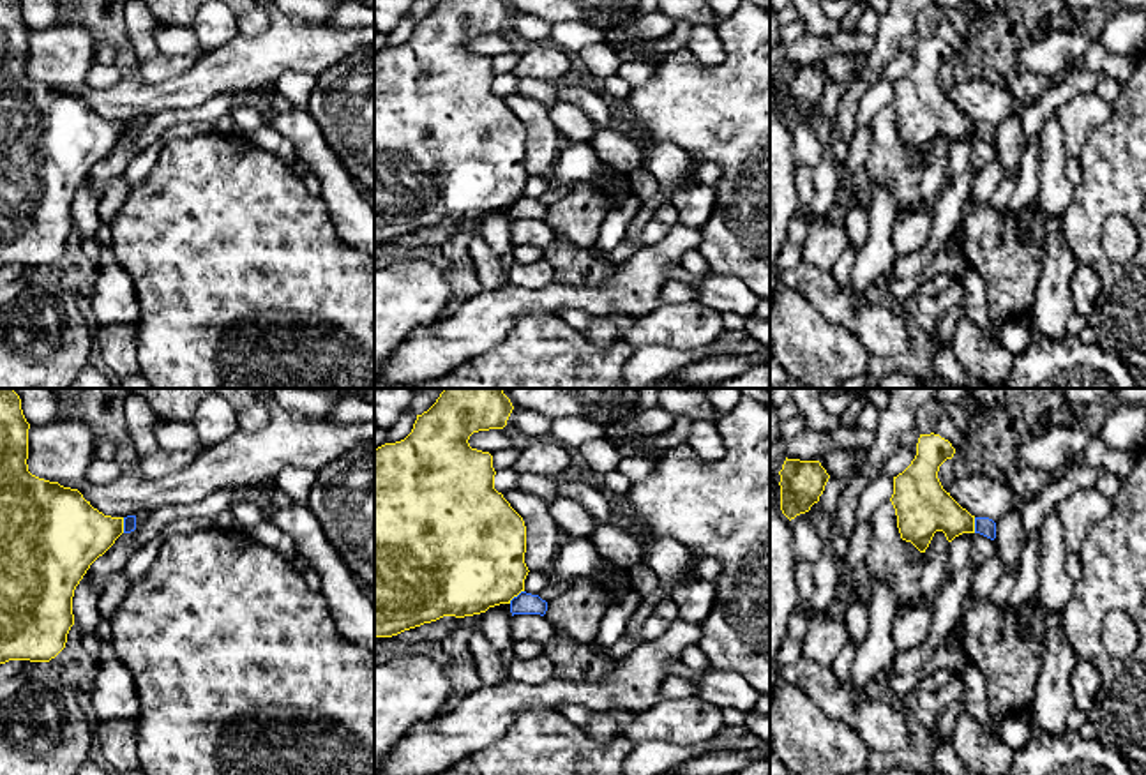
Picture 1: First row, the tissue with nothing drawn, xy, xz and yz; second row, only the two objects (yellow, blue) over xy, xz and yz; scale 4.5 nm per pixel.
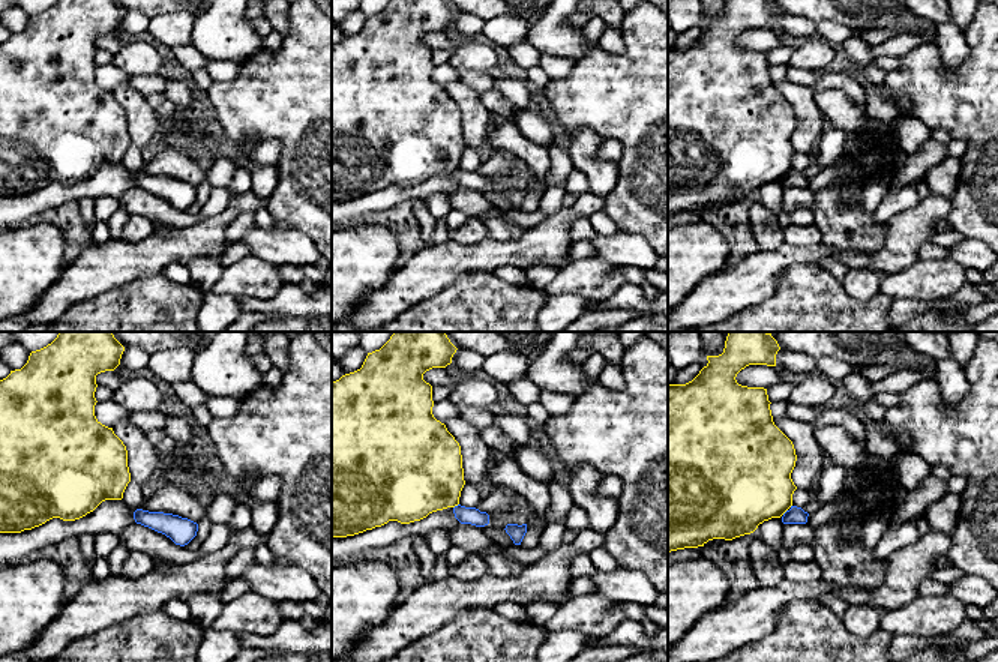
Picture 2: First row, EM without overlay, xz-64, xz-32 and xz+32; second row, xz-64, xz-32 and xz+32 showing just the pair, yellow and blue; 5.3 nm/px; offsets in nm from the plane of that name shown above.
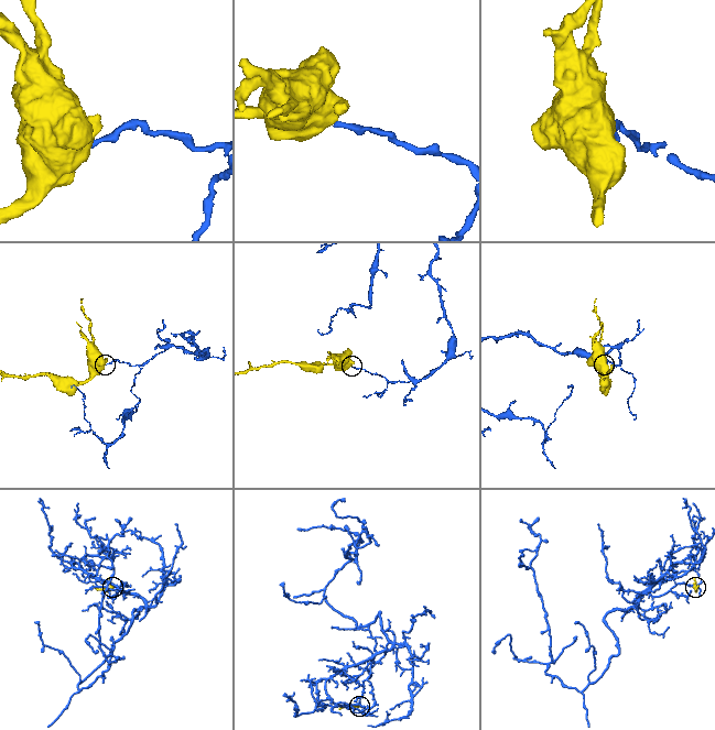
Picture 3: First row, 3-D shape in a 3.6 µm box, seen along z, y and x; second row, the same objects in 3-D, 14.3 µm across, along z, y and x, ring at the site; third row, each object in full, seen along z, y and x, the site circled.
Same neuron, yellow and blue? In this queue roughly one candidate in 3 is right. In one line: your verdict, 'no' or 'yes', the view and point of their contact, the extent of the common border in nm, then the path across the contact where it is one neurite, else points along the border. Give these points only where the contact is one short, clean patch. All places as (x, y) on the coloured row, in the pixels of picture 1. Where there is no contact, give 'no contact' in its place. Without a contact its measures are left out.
no; contact xz (516, 595); length 90 nm; border xz (523, 590), (509, 602)

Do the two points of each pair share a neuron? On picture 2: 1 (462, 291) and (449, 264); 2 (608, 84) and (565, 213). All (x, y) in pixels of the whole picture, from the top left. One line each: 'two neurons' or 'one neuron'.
1: two neurons
2: two neurons

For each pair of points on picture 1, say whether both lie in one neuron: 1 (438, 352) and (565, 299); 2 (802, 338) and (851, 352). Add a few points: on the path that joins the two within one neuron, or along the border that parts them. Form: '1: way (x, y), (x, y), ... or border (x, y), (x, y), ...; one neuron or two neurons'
1: way (470, 329), (507, 302), (534, 299); one neuron
2: way (814, 348), (839, 350); one neuron

